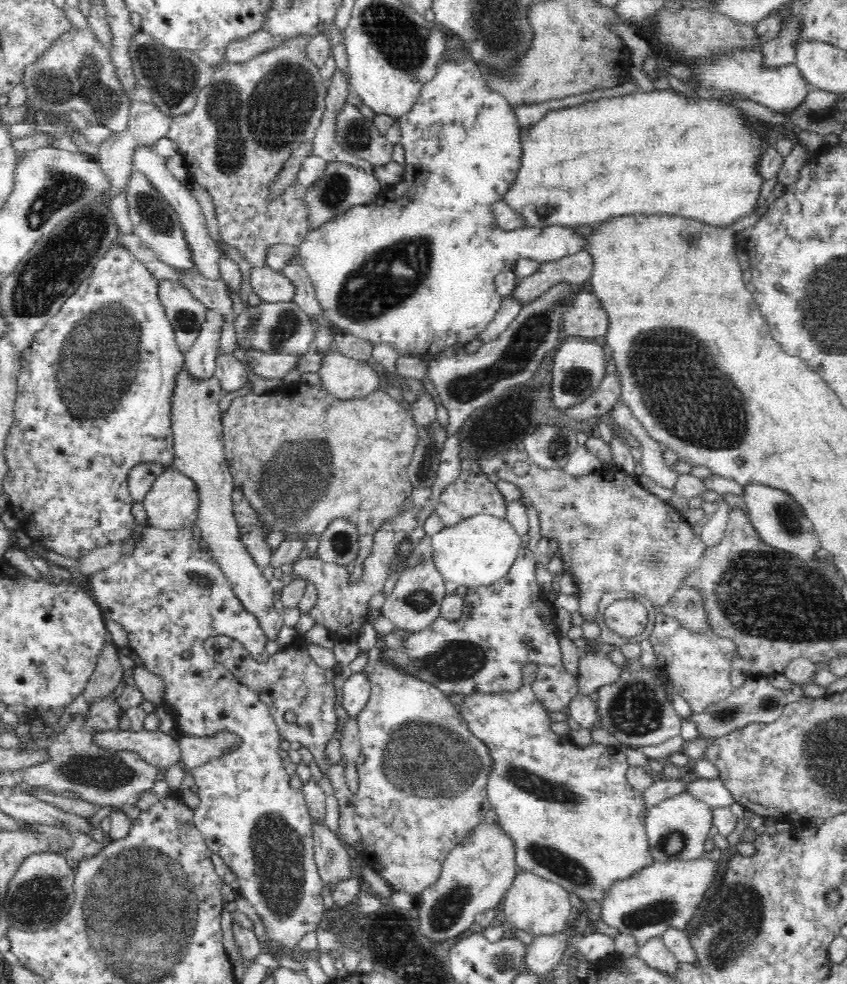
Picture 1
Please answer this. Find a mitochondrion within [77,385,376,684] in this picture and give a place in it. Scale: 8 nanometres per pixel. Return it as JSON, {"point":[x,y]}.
{"point":[289,484]}

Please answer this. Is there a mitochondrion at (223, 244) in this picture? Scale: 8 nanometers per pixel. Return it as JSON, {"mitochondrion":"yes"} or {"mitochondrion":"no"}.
{"mitochondrion":"no"}

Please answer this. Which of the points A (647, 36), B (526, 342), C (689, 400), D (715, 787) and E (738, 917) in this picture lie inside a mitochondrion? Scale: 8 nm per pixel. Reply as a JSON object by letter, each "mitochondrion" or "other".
{"A":"other","B":"mitochondrion","C":"mitochondrion","D":"other","E":"mitochondrion"}

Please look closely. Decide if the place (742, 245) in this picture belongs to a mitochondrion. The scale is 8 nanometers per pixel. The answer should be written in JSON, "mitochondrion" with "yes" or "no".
{"mitochondrion":"no"}

